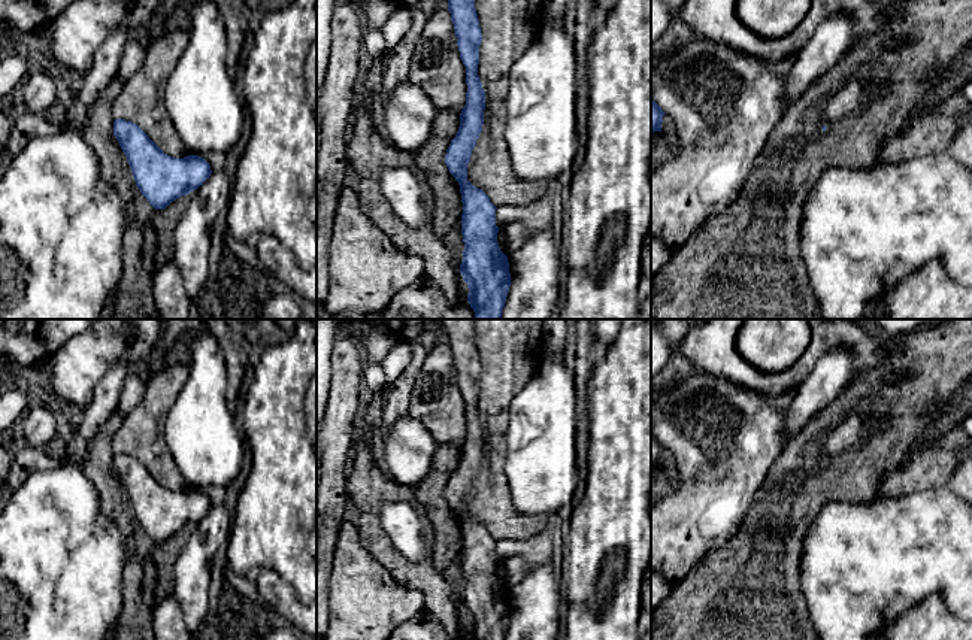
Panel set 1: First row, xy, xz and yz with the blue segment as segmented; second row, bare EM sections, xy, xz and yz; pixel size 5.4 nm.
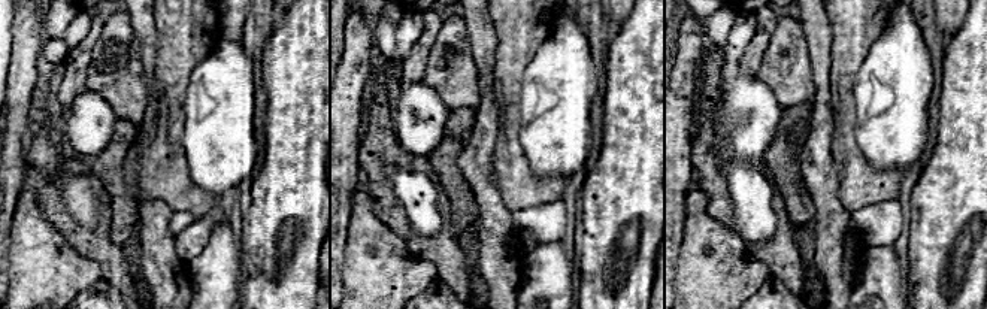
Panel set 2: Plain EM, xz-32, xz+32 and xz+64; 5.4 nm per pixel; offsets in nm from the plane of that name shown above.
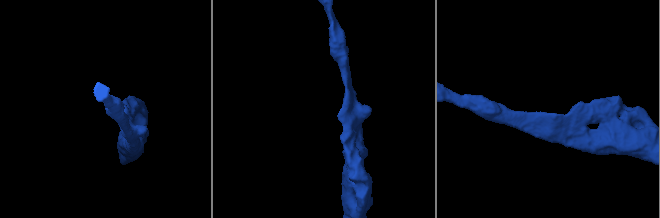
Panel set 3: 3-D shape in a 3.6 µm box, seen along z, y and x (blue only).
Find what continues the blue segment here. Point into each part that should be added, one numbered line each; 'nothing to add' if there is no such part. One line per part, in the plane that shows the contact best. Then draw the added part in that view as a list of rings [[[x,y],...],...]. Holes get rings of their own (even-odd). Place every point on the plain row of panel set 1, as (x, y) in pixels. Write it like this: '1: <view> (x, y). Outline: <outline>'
nothing to add

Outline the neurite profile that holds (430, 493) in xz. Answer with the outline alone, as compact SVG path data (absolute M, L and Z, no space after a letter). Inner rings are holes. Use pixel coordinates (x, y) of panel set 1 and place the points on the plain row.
M439 445L429 474L415 485L415 498L424 507L426 516L434 530L432 546L433 564L443 571L454 558L461 555L463 537L460 521L445 498L445 488L460 461L460 448Z

